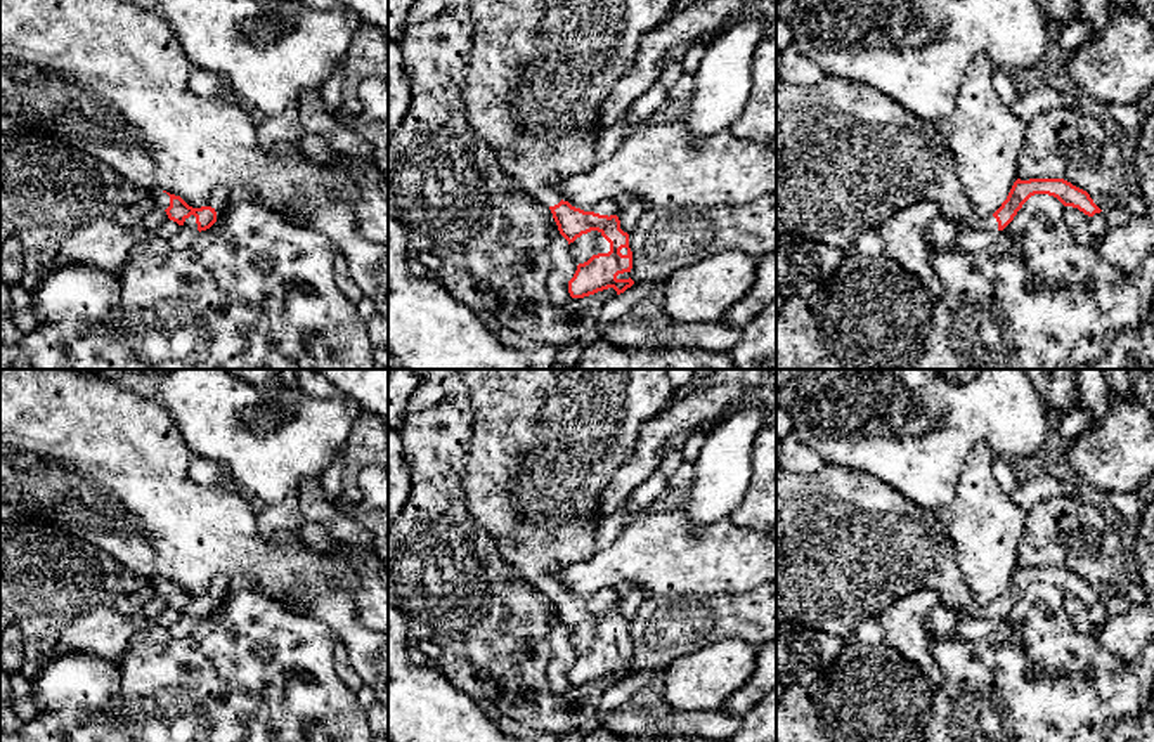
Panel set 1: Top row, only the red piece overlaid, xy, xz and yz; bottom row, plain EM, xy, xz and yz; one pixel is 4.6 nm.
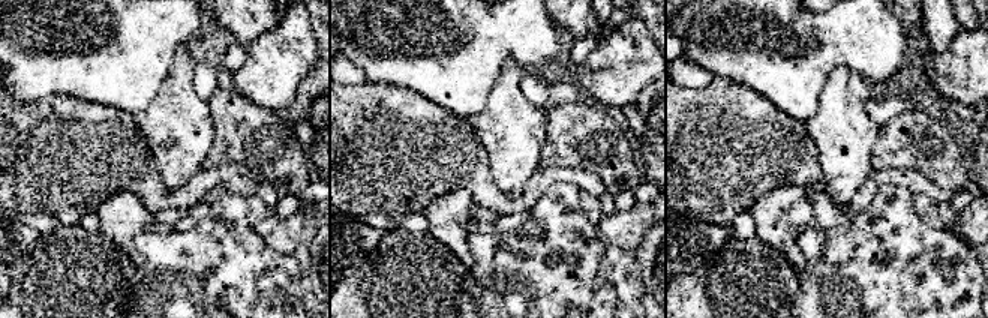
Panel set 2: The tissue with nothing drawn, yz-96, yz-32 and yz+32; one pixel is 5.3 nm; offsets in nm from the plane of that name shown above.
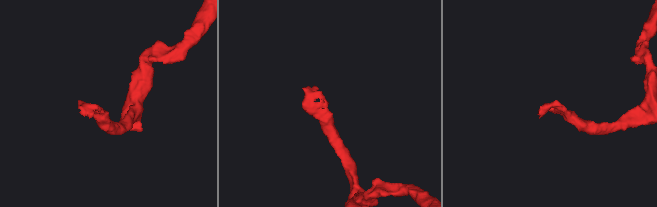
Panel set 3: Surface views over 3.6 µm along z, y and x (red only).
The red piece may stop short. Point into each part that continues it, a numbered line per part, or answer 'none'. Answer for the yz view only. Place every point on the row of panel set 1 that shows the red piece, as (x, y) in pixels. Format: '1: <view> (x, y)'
1: yz (848, 156)

